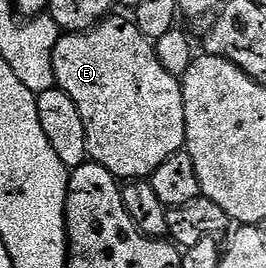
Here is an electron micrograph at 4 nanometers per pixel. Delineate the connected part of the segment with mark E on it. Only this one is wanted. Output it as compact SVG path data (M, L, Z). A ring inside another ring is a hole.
M107 16L90 30L63 33L52 56L57 89L72 96L72 104L84 120L84 136L89 161L108 168L119 180L146 180L177 150L186 145L184 96L181 81L160 64L154 42L140 32L129 17Z

